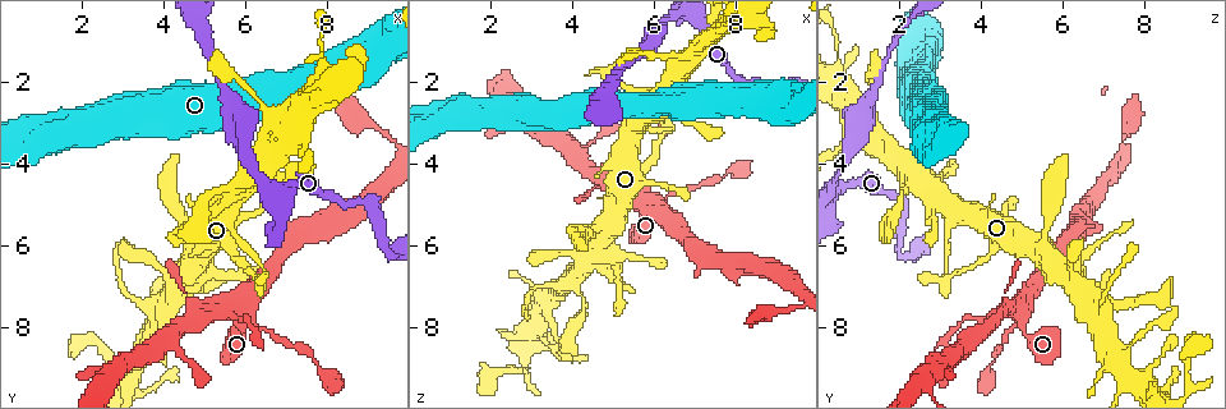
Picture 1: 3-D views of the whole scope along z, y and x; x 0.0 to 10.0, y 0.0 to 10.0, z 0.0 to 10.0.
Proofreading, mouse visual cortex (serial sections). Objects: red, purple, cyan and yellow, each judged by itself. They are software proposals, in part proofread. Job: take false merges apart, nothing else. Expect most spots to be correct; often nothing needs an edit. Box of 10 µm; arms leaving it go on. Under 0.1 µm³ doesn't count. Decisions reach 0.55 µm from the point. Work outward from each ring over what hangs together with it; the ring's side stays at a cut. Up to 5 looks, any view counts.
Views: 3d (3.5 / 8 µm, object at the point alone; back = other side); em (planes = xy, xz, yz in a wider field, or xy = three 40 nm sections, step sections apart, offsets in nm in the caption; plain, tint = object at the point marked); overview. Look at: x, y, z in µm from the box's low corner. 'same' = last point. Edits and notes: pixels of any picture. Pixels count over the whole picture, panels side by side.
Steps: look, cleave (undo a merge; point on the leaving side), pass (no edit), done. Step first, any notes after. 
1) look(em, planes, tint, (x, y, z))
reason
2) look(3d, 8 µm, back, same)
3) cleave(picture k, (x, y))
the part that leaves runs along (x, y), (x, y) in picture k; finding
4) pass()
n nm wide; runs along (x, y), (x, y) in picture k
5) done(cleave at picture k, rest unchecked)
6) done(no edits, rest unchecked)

look(3d, 3.5 µm, (5.70, 7.60, 4.85))
thin arm on a thick one

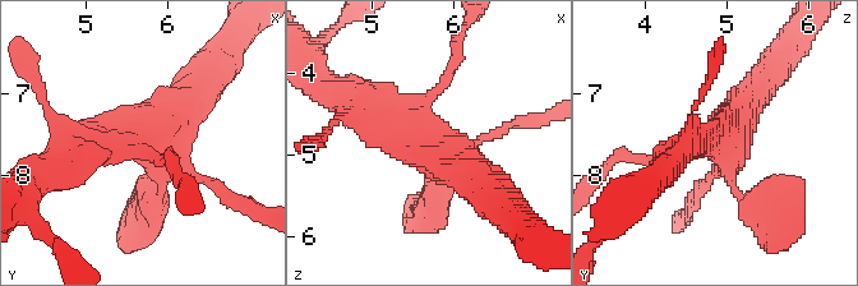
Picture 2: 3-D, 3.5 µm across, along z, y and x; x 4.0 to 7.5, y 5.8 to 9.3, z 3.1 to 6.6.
look(em, xy, step 3, tint, (5.65, 7.55, 4.85))

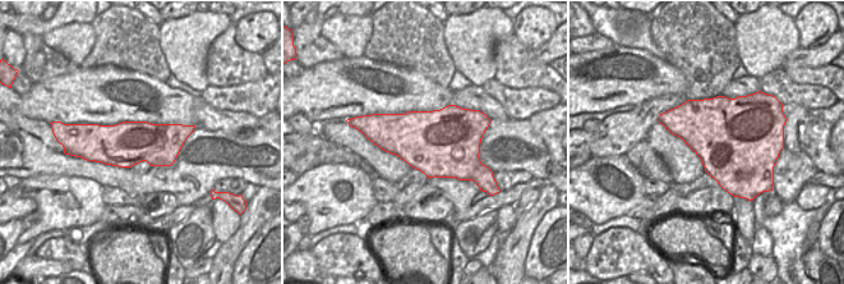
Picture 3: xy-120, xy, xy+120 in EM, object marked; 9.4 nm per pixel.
pass()
runs along (742, 198), (728, 139), (644, 158) in picture 2; one cell here

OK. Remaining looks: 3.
look(3d, 8 µm, (9.20, 3.10, 7.60))
sudden change in width

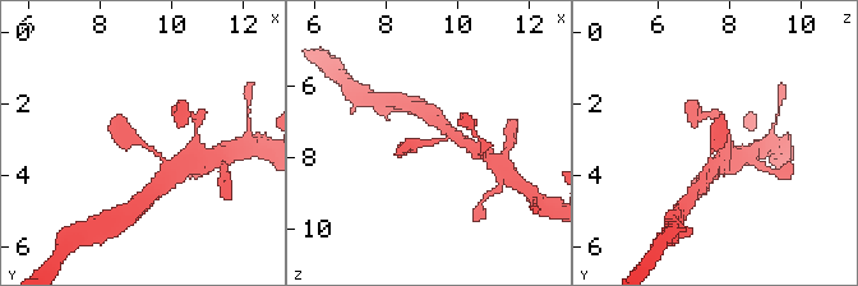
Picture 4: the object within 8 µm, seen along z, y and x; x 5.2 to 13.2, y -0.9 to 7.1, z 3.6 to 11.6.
look(3d, 3.5 µm, same)
closer look

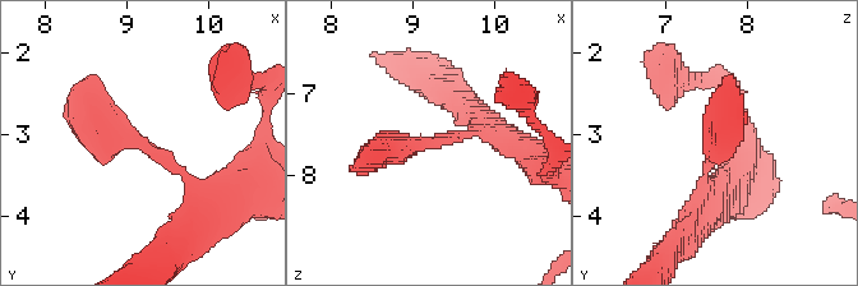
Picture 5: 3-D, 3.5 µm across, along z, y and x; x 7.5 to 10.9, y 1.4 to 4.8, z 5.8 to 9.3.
look(em, xy, step 1, tint, (9.25, 3.15, 7.60))

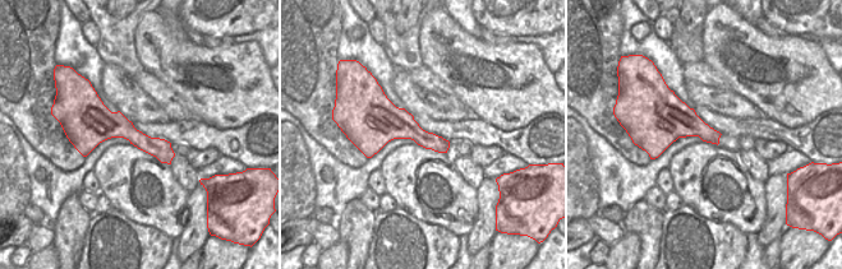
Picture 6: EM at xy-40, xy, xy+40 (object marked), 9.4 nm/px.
pass()
280 nm wide; runs along (193, 204), (185, 174), (114, 134), (91, 91) in picture 5; all the same cell

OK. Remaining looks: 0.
done(no edits, rest unchecked)

